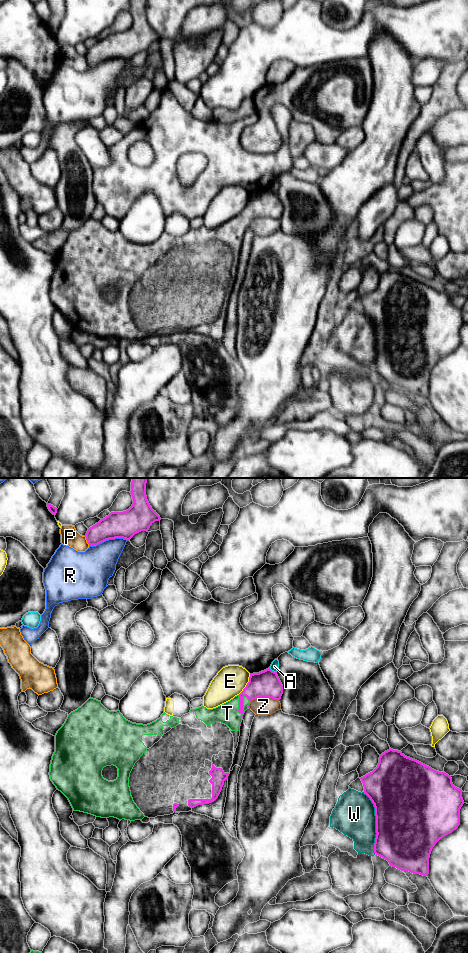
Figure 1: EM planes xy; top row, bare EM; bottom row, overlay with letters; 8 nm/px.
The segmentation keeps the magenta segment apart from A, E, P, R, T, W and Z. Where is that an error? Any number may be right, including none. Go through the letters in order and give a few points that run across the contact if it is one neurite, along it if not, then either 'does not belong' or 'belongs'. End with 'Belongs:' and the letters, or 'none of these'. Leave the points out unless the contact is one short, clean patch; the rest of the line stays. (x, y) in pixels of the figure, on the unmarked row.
A: does not belong
E: does not belong
P: does not belong
R: does not belong
T: belongs
W: does not belong
Z: does not belong
Belongs: T

